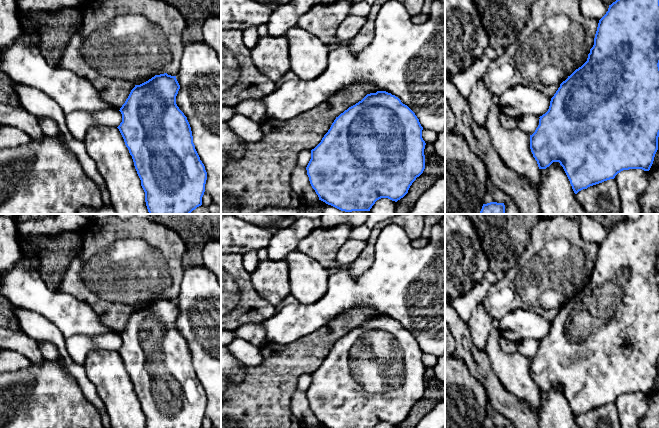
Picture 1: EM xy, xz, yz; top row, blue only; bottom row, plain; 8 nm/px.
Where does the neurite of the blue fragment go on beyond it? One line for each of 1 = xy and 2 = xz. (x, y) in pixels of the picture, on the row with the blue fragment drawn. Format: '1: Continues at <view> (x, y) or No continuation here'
1: No continuation here
2: No continuation here

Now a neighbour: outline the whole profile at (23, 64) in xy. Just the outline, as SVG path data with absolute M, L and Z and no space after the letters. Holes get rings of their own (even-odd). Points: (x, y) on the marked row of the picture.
M14 43L1 55L0 69L17 84L44 92L65 114L75 110L120 110L104 100L89 79L61 66L51 66L38 48Z

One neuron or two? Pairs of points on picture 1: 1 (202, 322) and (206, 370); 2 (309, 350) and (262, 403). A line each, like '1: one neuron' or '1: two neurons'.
1: one neuron
2: one neuron

